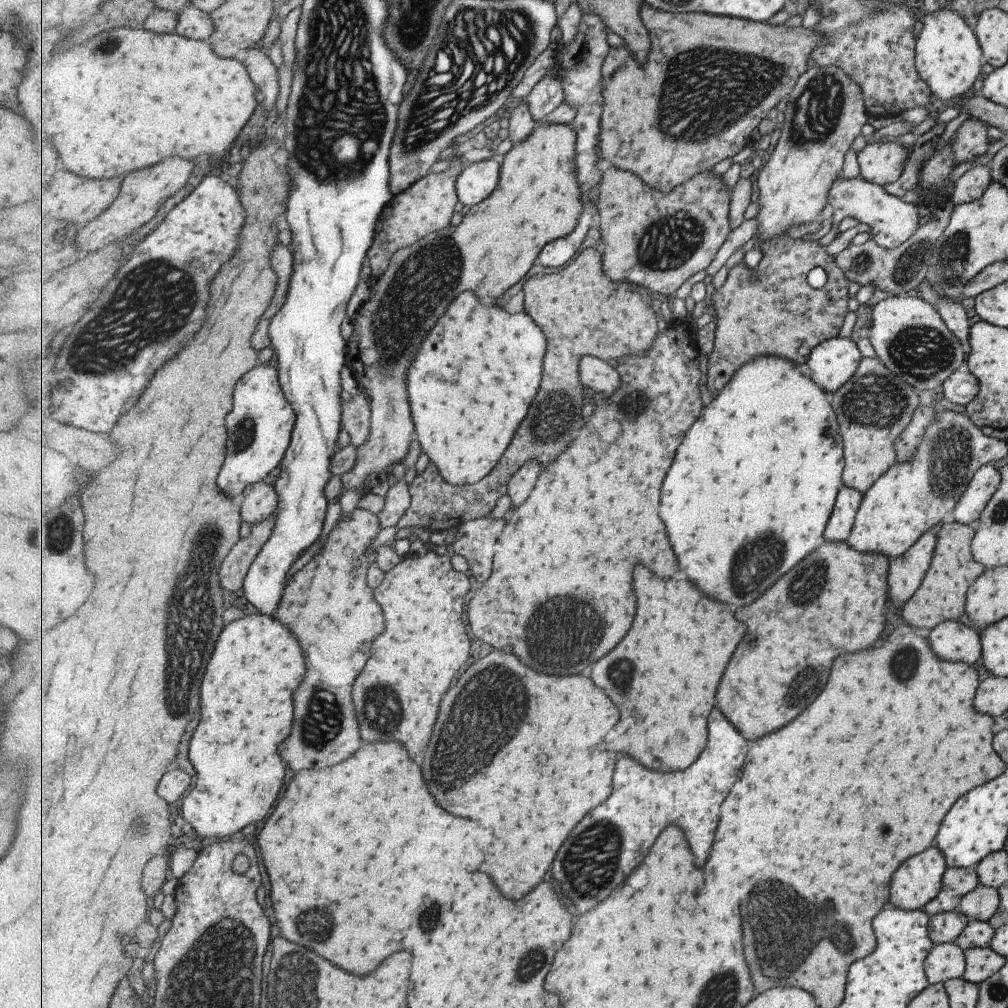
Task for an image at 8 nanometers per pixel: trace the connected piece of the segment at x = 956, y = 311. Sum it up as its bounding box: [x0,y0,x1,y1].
[918,281,970,363]

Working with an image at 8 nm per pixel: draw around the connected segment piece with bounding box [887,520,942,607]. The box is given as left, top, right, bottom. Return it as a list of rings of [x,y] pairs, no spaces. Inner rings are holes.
[[[939,520],[935,525],[922,533],[918,540],[897,559],[890,560],[888,566],[889,596],[895,606],[903,605],[919,587],[923,576],[927,573],[936,546]]]

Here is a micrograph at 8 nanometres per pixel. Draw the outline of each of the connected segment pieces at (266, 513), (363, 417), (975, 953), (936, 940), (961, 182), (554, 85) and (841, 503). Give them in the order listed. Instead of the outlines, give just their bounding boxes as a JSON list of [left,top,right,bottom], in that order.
[[240,480,280,526],[341,392,371,446],[962,947,1006,985],[928,911,968,945],[950,166,992,205],[525,74,565,124],[827,487,861,542]]

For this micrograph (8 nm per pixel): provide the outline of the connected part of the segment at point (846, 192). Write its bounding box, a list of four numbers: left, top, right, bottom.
[816,176,919,249]

